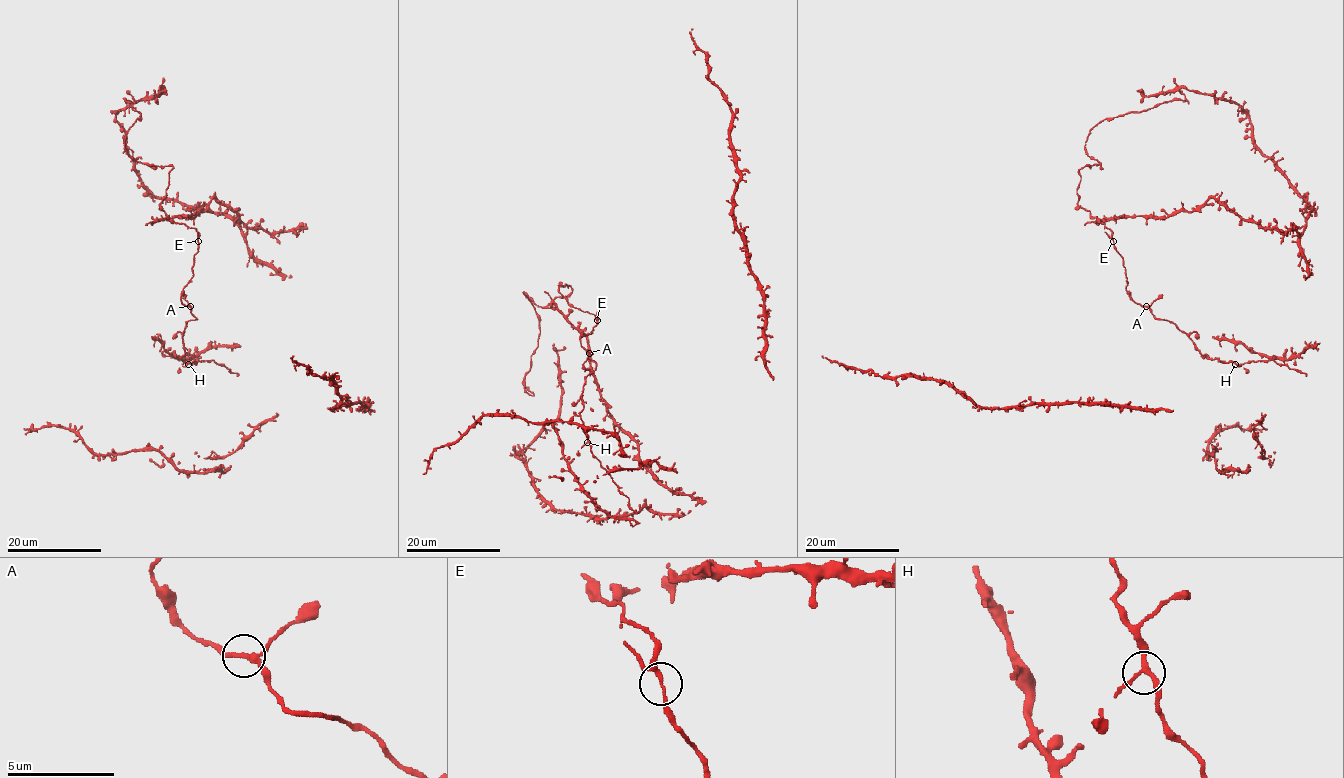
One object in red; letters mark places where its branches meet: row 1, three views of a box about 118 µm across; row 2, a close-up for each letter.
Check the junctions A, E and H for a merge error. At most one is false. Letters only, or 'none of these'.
none of these

